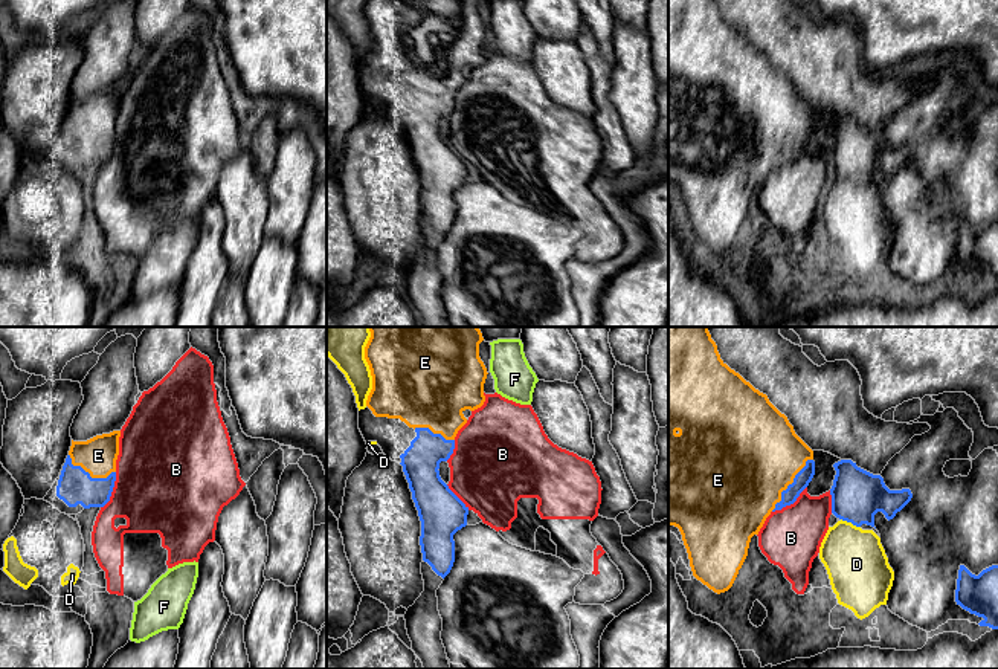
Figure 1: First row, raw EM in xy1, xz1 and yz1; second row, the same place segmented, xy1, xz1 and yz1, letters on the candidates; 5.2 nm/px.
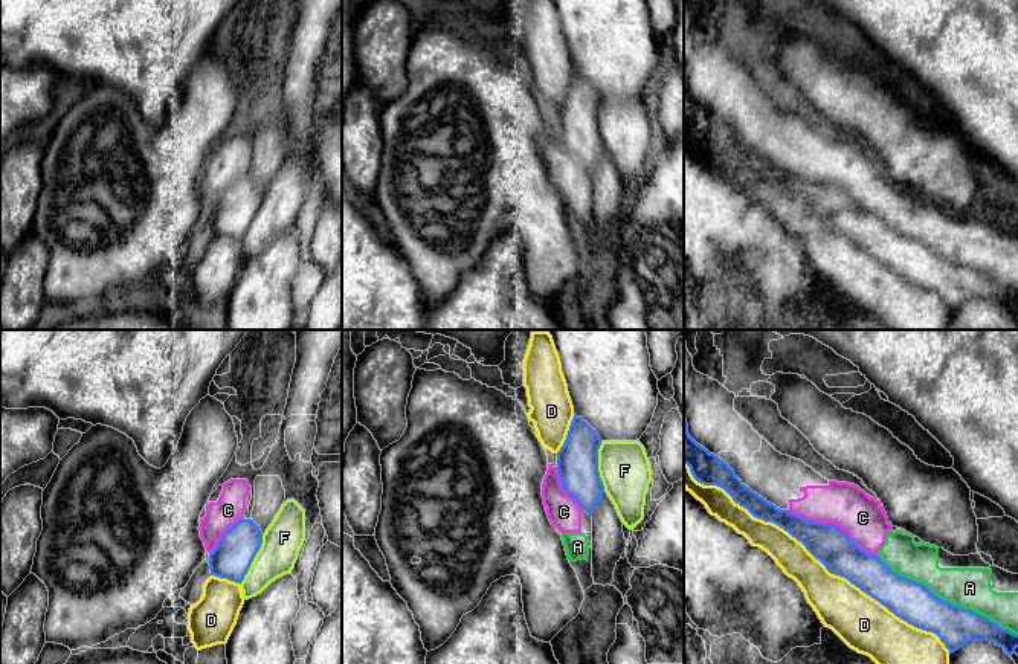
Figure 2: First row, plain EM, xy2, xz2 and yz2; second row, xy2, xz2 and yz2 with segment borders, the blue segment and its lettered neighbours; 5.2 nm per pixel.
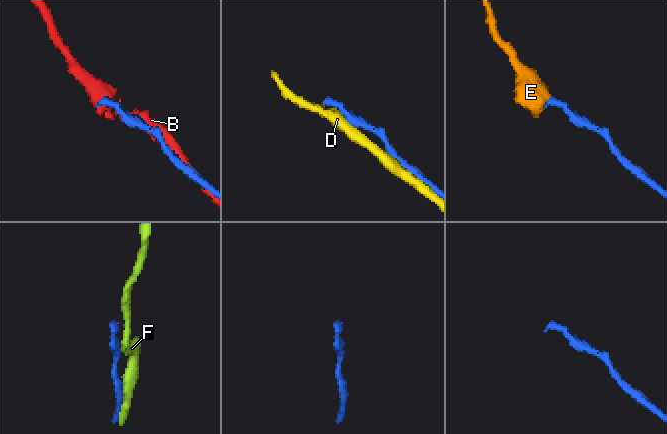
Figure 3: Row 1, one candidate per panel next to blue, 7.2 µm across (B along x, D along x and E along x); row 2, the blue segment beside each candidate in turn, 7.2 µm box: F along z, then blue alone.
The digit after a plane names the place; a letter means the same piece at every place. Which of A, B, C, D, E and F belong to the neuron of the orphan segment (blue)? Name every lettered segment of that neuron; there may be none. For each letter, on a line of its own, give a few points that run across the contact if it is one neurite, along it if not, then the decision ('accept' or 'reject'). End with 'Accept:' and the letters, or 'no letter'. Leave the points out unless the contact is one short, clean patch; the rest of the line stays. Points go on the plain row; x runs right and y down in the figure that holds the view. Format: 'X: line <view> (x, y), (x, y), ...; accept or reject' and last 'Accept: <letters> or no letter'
A: reject
B: line yz1 (806, 144), (792, 161), (772, 170); reject
C: reject
D: reject
E: accept
F: reject
Accept: E

